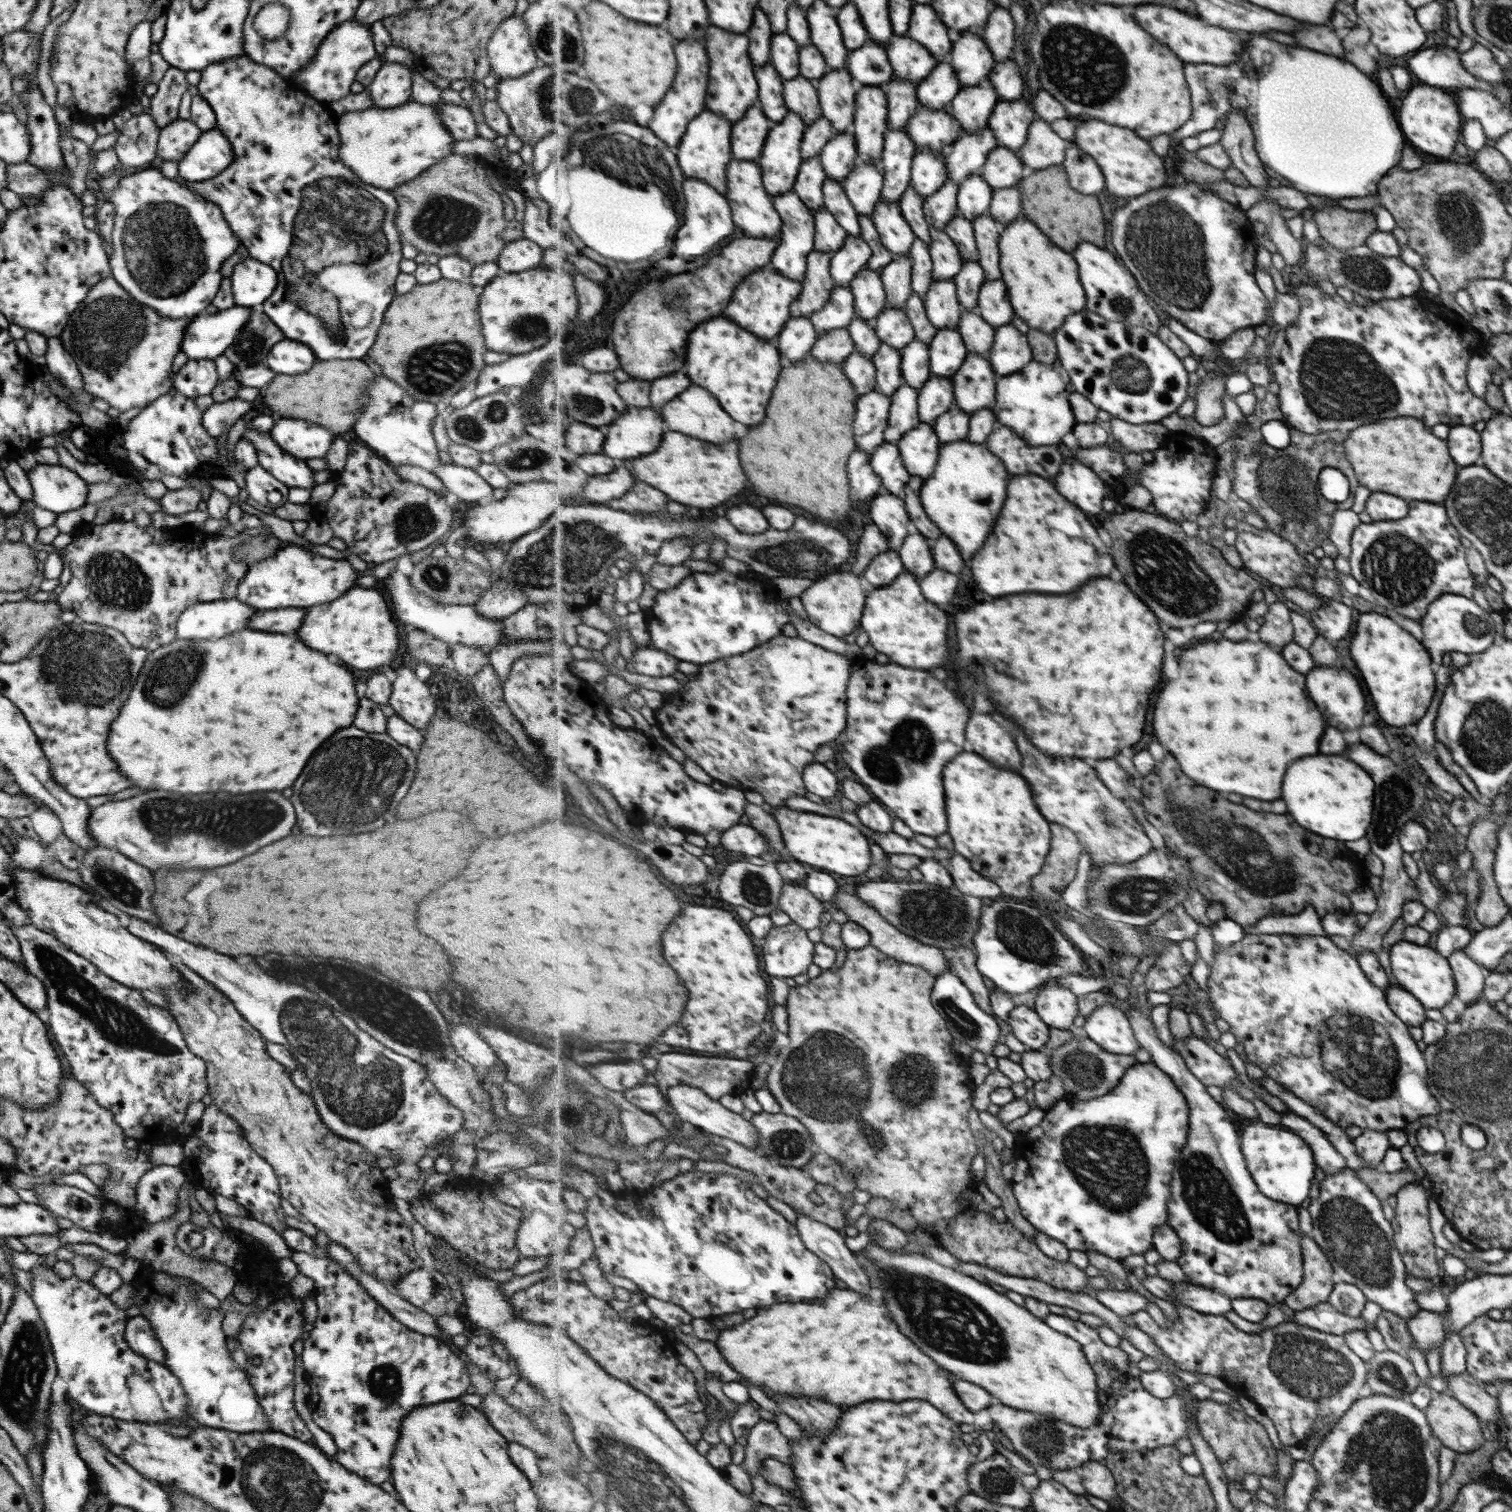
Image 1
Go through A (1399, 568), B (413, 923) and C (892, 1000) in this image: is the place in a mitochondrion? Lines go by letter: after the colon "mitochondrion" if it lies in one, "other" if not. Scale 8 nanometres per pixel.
A: mitochondrion
B: other
C: other

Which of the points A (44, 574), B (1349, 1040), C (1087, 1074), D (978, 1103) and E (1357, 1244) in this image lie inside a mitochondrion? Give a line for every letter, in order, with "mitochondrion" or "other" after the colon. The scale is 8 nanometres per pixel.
A: other
B: mitochondrion
C: mitochondrion
D: other
E: mitochondrion

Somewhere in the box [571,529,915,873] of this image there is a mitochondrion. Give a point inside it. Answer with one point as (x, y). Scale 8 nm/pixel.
(797, 556)

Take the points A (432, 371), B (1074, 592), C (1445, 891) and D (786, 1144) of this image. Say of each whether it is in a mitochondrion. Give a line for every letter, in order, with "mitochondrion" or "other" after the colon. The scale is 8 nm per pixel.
A: mitochondrion
B: other
C: other
D: mitochondrion

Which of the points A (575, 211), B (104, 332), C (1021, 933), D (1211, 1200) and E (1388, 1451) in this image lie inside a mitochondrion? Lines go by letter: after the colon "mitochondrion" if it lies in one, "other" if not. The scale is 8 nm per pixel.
A: other
B: mitochondrion
C: mitochondrion
D: mitochondrion
E: mitochondrion

